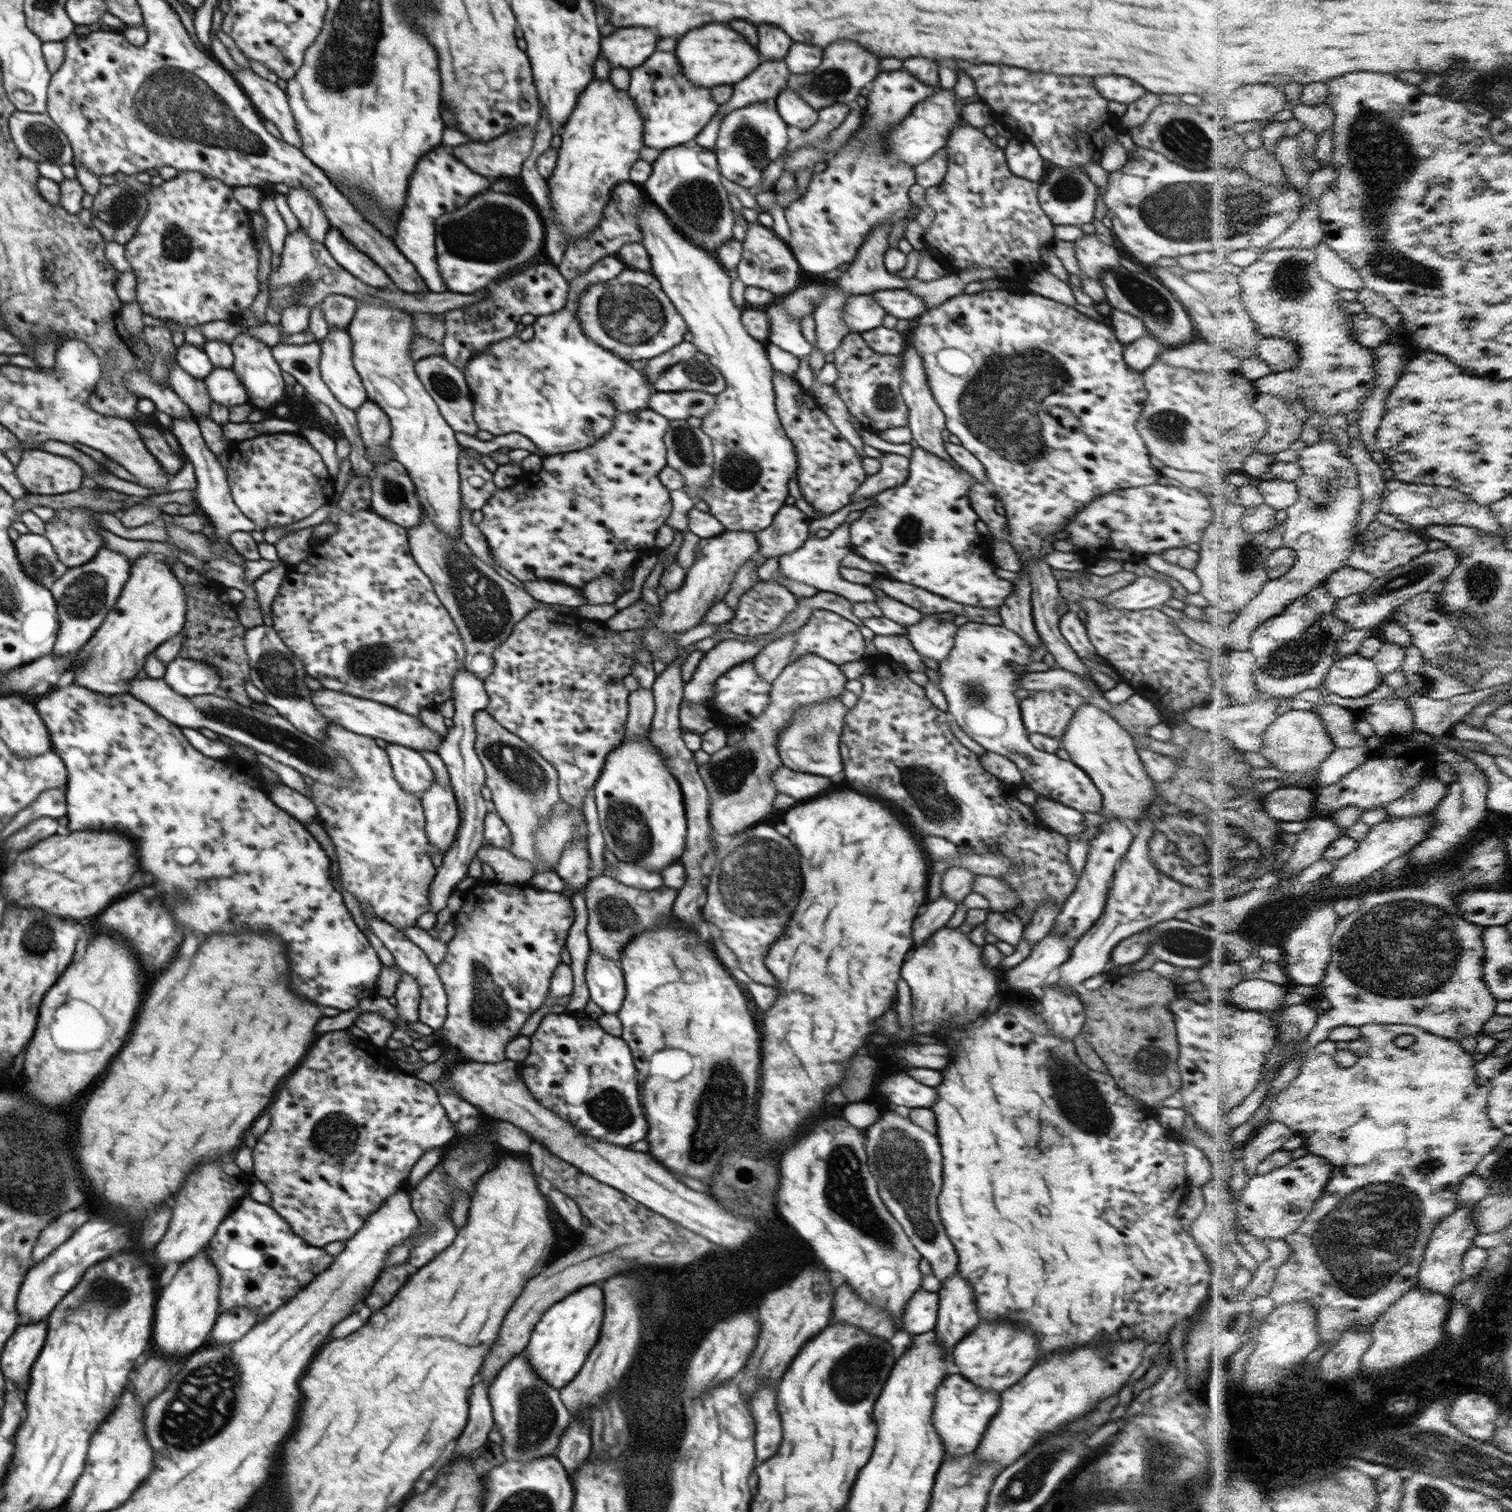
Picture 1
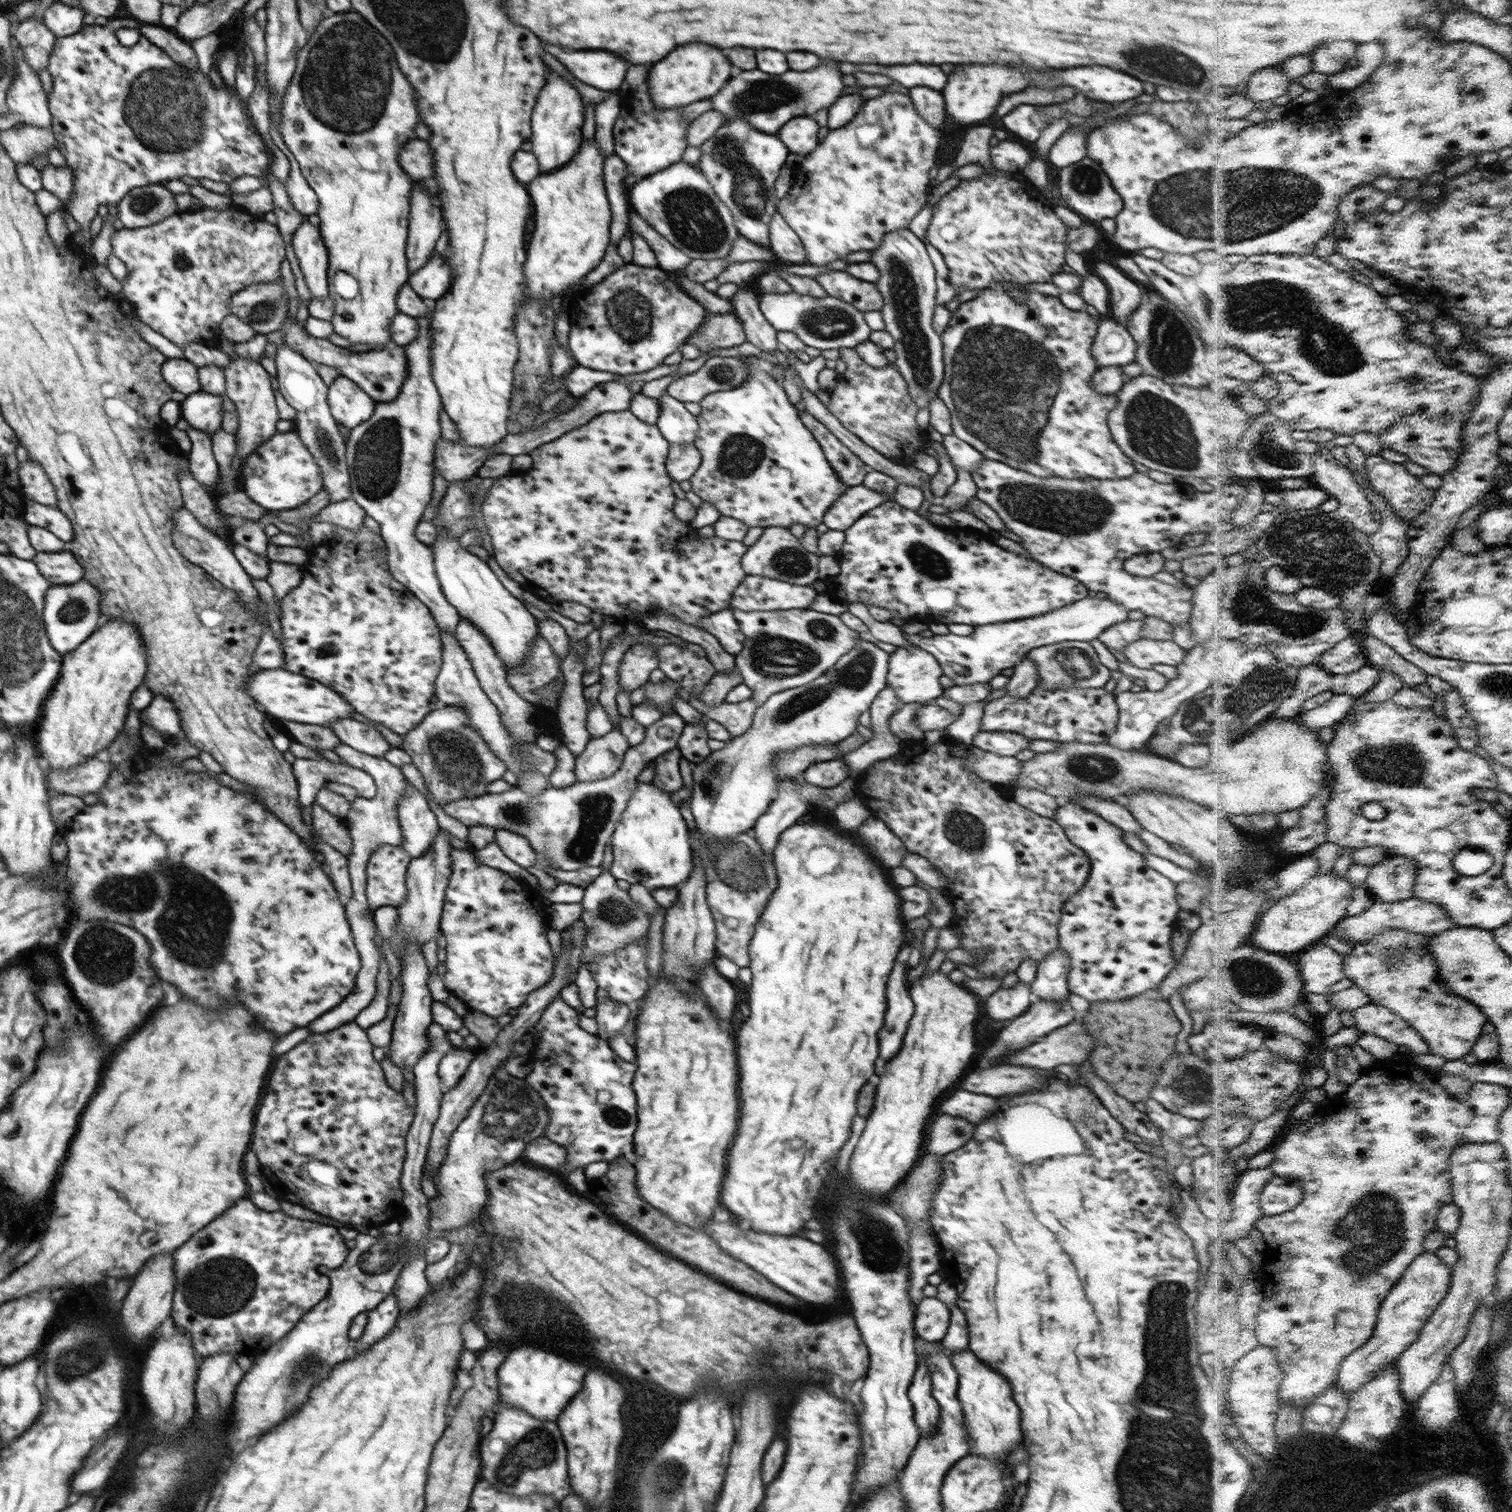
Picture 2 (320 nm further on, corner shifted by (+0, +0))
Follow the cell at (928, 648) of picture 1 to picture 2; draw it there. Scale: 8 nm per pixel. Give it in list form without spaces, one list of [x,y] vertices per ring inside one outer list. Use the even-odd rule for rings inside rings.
[[[901,646],[889,655],[889,666],[886,684],[896,693],[901,704],[929,704],[943,694],[940,676],[944,671],[936,658],[929,652],[916,646],[902,648]]]

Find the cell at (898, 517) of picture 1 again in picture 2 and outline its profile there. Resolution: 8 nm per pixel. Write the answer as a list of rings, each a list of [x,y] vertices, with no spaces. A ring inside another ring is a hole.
[[[894,500],[883,502],[880,506],[869,510],[861,516],[856,523],[852,524],[845,531],[846,539],[842,543],[842,548],[838,552],[840,572],[833,579],[828,579],[826,584],[828,592],[832,593],[837,600],[851,602],[862,602],[867,607],[879,606],[885,608],[892,613],[894,620],[898,618],[909,618],[908,620],[924,621],[927,623],[940,622],[940,624],[967,624],[970,626],[978,626],[978,624],[996,624],[1000,622],[1008,622],[1010,620],[1022,620],[1028,617],[1040,616],[1046,612],[1052,612],[1057,608],[1062,608],[1067,604],[1072,604],[1077,600],[1088,597],[1088,589],[1080,581],[1071,576],[1064,576],[1051,568],[1045,567],[1041,562],[1035,561],[1030,556],[1015,555],[1003,542],[993,542],[992,534],[988,536],[988,540],[979,540],[975,535],[964,536],[960,539],[954,536],[948,529],[930,524],[927,520],[918,515],[917,512],[910,509],[900,508],[899,504]]]

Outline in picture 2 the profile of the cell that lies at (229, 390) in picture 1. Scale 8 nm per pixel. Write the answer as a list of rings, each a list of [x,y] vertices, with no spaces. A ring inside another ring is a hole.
[[[199,391],[180,401],[182,419],[188,421],[190,427],[208,435],[221,429],[224,412],[224,397]]]

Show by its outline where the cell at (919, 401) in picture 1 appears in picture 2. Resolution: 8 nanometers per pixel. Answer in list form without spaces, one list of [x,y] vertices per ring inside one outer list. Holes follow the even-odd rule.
[[[908,227],[901,228],[899,231],[892,231],[883,236],[880,246],[871,254],[870,262],[876,266],[880,273],[879,279],[875,285],[883,296],[884,306],[881,313],[887,330],[895,340],[893,347],[896,352],[896,366],[900,374],[908,384],[908,394],[912,396],[912,402],[918,408],[928,407],[931,400],[938,398],[938,389],[942,385],[945,375],[945,364],[943,361],[943,342],[941,335],[934,330],[931,325],[933,321],[933,312],[936,308],[937,282],[936,271],[929,257],[925,240],[914,235]]]

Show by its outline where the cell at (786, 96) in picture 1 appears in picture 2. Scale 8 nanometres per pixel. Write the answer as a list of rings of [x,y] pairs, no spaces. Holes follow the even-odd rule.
[[[797,116],[781,126],[776,135],[789,152],[805,157],[819,145],[819,128],[813,117]]]

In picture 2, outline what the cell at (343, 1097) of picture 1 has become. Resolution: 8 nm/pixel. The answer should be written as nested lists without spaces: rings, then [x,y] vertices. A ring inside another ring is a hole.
[[[352,1020],[328,1032],[311,1033],[298,1046],[294,1046],[290,1052],[278,1056],[271,1068],[272,1072],[266,1079],[261,1101],[257,1106],[254,1134],[252,1135],[252,1146],[250,1148],[252,1148],[252,1152],[256,1154],[258,1162],[260,1162],[261,1175],[268,1190],[279,1197],[279,1200],[294,1202],[294,1204],[300,1204],[300,1206],[309,1208],[322,1216],[332,1218],[332,1220],[346,1222],[348,1225],[352,1224],[352,1226],[366,1226],[366,1228],[377,1232],[385,1224],[396,1221],[397,1218],[406,1213],[403,1205],[404,1193],[401,1189],[401,1176],[407,1153],[405,1151],[405,1136],[412,1124],[415,1108],[408,1107],[402,1092],[394,1090],[388,1084],[381,1064],[372,1056],[373,1047],[366,1031]]]

